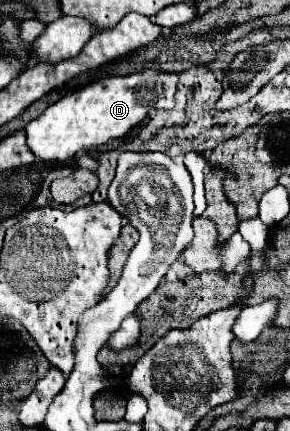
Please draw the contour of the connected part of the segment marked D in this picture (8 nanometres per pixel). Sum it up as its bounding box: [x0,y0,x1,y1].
[26,70,176,162]

